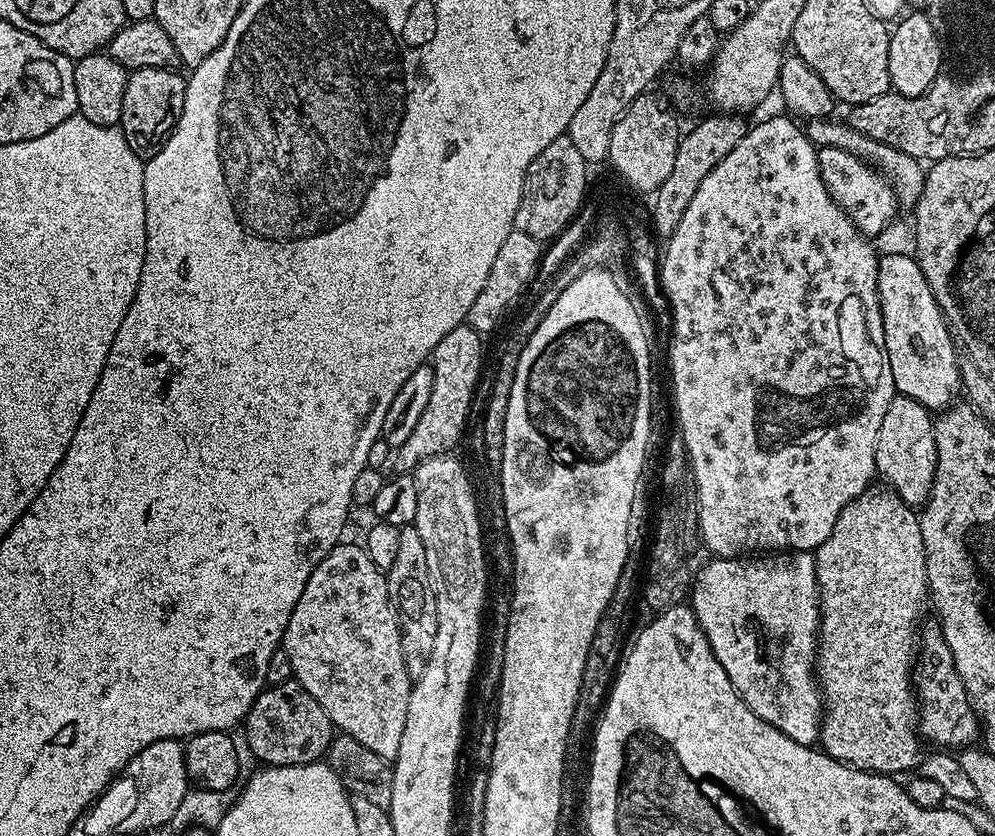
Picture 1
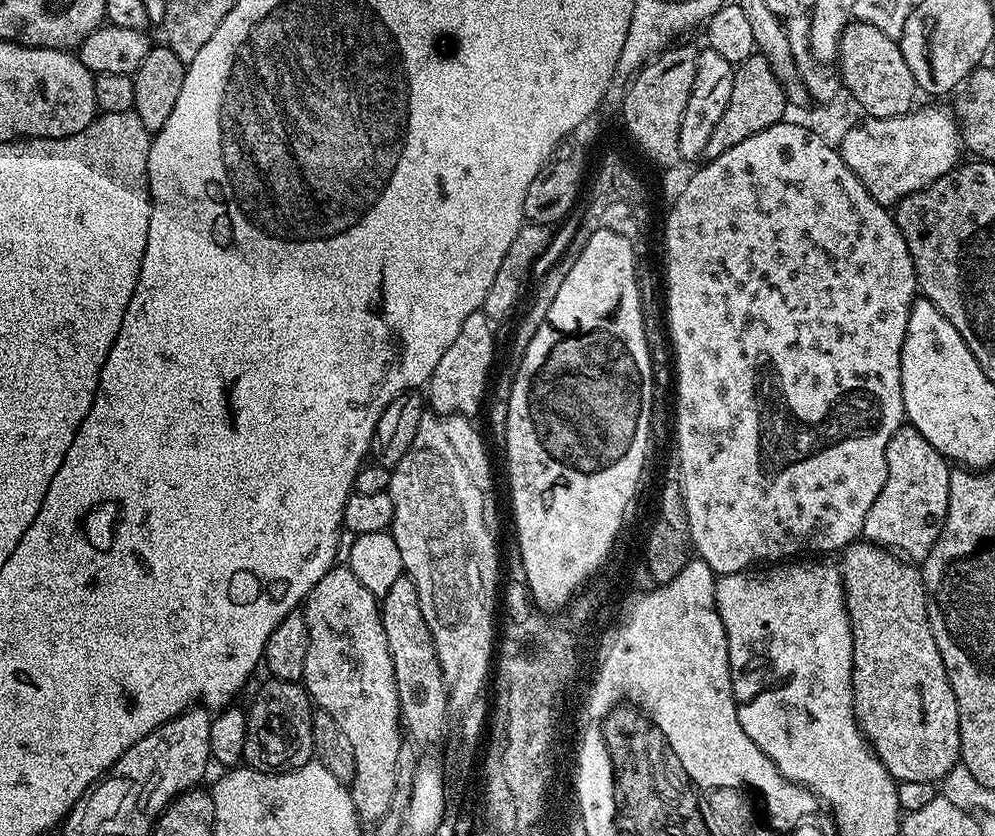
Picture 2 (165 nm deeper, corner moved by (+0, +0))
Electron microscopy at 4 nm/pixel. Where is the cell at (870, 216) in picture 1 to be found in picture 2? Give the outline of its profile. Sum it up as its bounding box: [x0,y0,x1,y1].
[838,102,961,206]

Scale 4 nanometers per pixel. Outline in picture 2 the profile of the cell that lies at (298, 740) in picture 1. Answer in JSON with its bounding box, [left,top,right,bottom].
[243,679,314,772]

